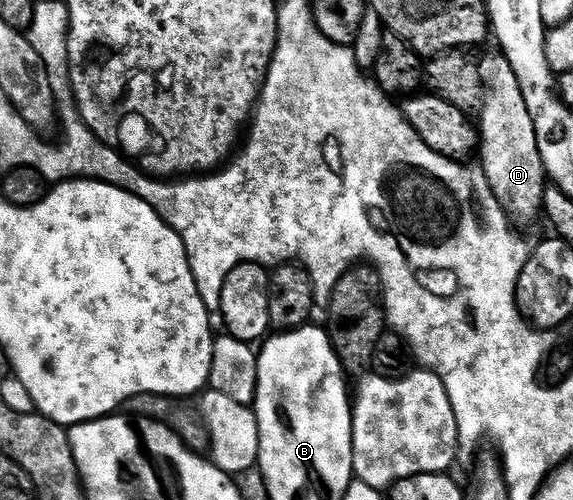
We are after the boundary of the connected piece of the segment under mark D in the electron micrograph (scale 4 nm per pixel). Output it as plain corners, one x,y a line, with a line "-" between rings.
495,55
479,59
477,63
484,85
483,104
479,111
479,156
492,200
501,207
508,224
521,232
531,228
539,217
541,219
545,209
547,174
539,153
533,119
523,101
519,83
509,61

